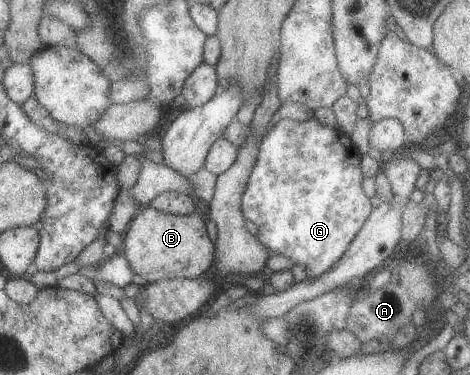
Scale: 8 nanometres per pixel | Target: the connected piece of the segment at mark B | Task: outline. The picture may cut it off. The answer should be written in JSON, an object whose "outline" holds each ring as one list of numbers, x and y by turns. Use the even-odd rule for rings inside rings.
{"outline":[[168,191,154,198,150,207,139,211,123,237,123,253,132,272,149,282,208,275,216,261,216,243,208,234,206,222,194,210,192,196]]}

